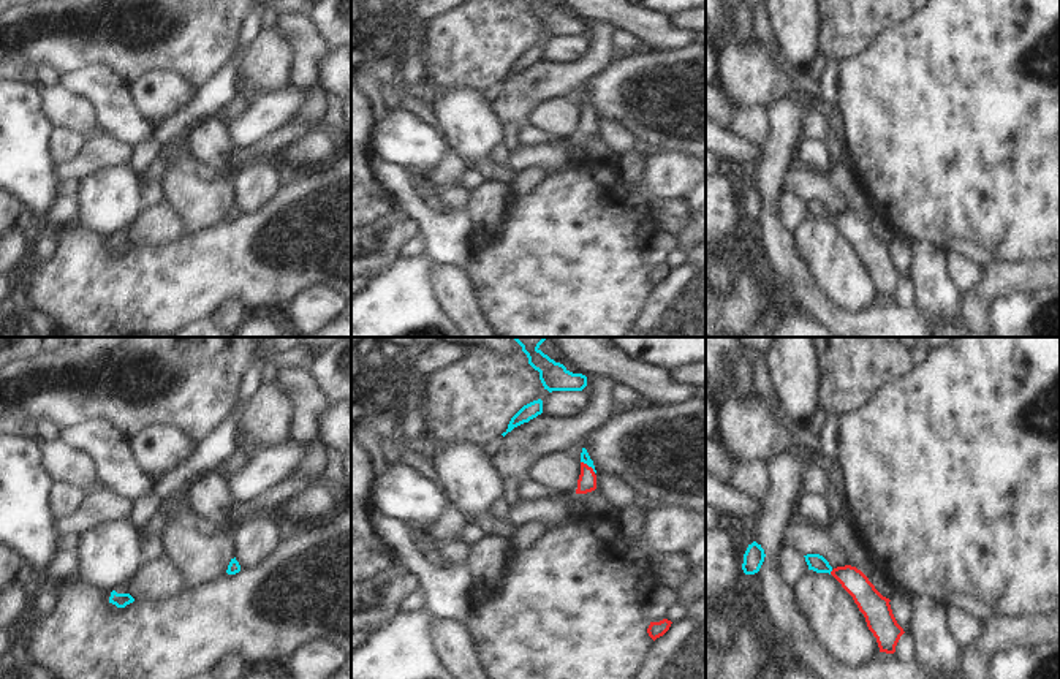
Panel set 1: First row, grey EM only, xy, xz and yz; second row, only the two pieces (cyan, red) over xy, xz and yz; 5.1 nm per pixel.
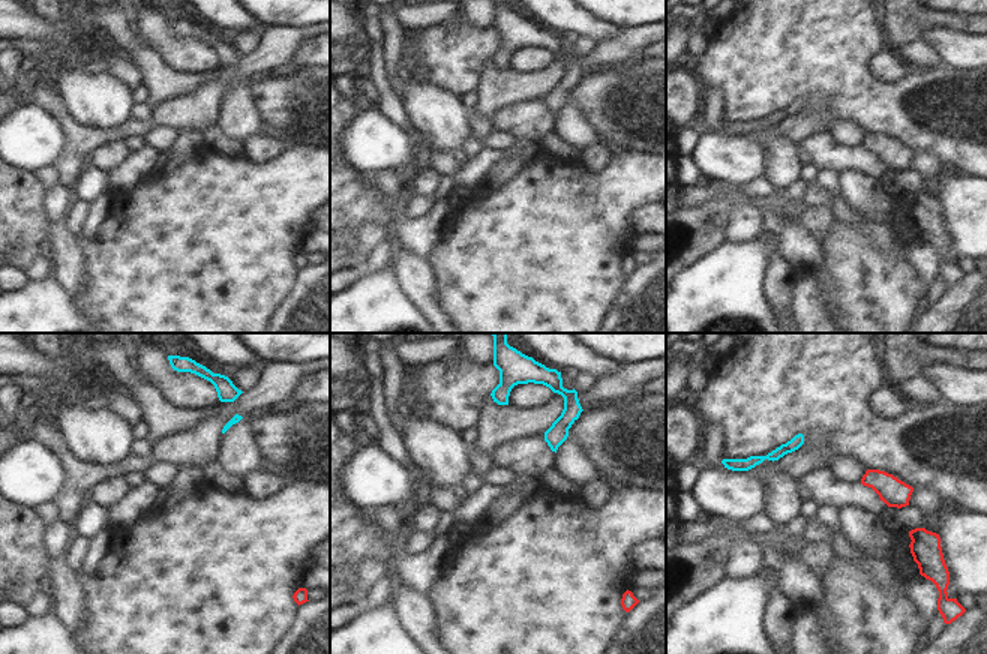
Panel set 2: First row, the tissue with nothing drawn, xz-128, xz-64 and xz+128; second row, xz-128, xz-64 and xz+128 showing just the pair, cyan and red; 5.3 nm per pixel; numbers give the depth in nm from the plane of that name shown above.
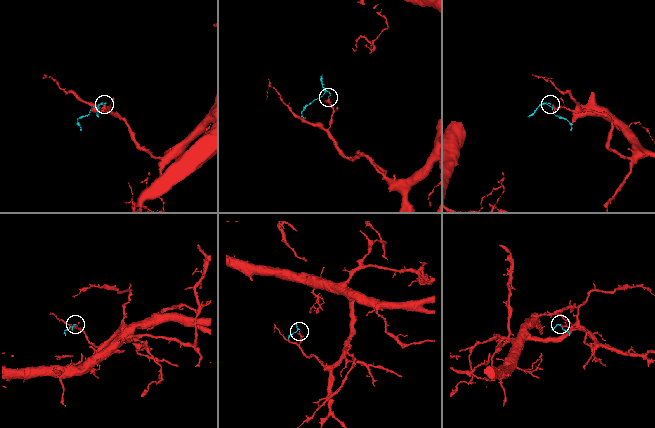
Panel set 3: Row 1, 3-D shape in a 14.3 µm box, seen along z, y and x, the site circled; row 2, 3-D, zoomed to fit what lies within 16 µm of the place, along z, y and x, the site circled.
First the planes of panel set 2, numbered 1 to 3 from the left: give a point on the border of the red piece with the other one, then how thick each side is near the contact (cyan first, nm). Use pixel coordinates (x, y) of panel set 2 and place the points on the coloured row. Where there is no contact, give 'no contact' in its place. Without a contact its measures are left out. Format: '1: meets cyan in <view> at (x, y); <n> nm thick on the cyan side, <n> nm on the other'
1: no contact
2: no contact
3: no contact

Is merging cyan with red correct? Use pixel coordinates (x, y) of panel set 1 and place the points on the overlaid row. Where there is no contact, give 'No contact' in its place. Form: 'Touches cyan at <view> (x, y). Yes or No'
Touches cyan at xz (589, 466). Yes.

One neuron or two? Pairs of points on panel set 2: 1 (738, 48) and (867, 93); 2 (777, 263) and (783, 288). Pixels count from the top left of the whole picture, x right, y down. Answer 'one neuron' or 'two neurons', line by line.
1: one neuron
2: one neuron

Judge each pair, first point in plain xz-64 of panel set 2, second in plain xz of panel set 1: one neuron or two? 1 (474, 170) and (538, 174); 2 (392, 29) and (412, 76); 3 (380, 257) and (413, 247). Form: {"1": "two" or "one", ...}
{"1": "two", "2": "one", "3": "one"}

